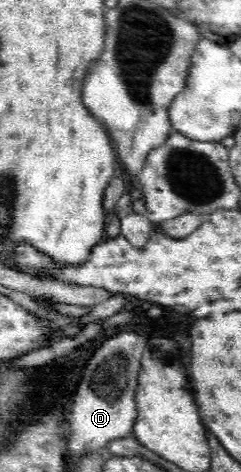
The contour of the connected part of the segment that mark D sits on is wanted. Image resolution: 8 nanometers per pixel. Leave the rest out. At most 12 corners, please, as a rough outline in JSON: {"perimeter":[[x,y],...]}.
{"perimeter":[[110,336],[71,403],[69,451],[133,436],[147,343]]}

